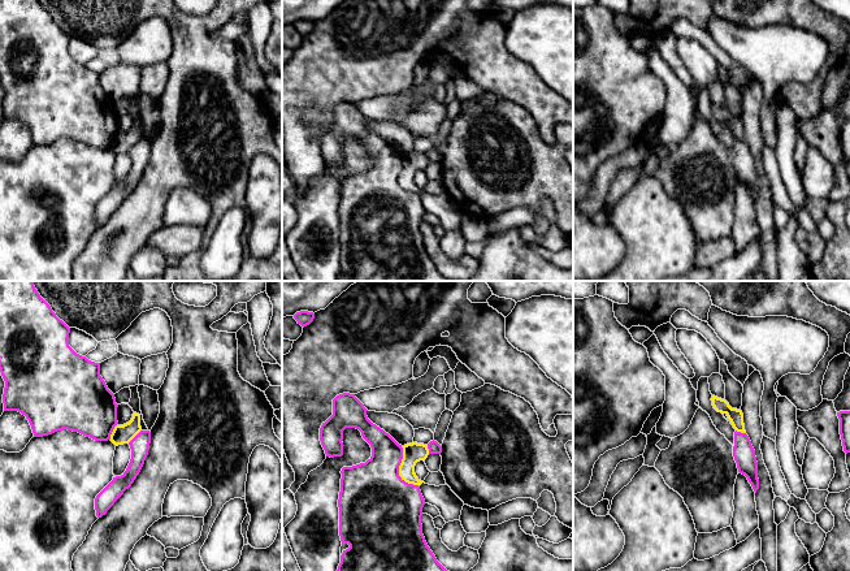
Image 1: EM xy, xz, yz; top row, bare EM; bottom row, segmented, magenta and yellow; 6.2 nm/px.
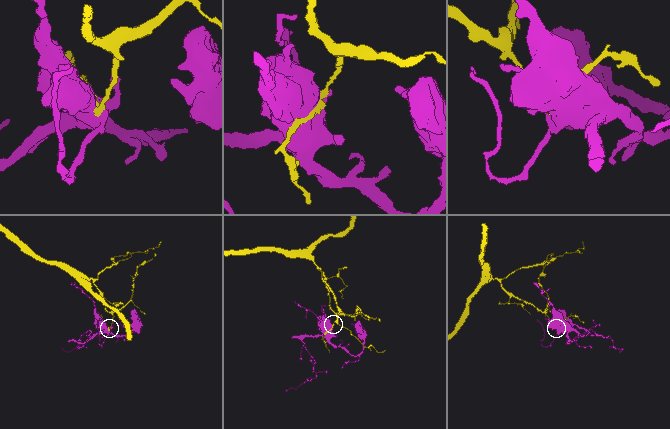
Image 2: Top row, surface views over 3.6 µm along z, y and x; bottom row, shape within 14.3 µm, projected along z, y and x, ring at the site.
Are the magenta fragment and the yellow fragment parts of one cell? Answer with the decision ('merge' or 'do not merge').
do not merge

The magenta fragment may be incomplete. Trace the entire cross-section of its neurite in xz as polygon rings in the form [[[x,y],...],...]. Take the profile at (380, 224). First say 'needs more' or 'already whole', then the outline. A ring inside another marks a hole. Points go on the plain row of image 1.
already whole; [[[343,101],[333,108],[333,124],[320,137],[320,150],[326,165],[343,164],[343,139],[356,137],[372,156],[372,165],[352,176],[343,176],[341,182],[339,245],[342,252],[350,256],[343,259],[337,281],[450,281],[435,267],[422,243],[422,216],[425,208],[420,195],[406,191],[399,185],[403,168],[403,156],[389,142],[373,133],[367,125],[367,117],[355,103]]]

